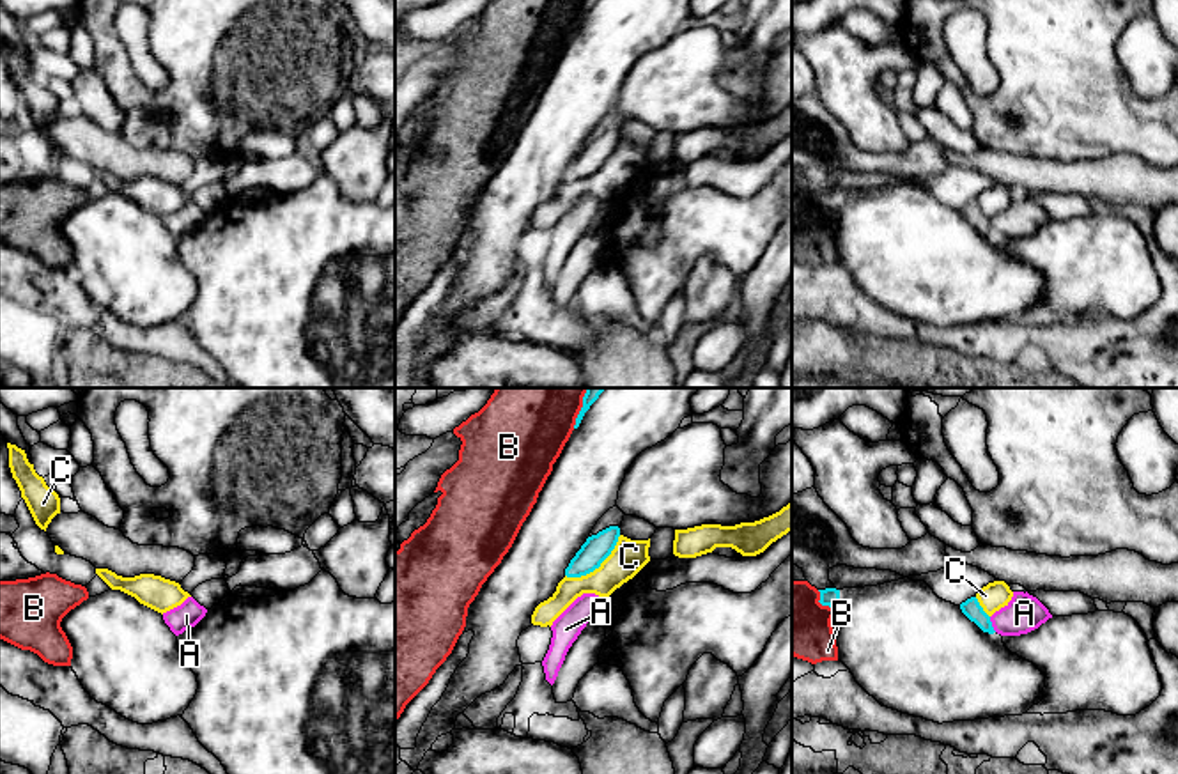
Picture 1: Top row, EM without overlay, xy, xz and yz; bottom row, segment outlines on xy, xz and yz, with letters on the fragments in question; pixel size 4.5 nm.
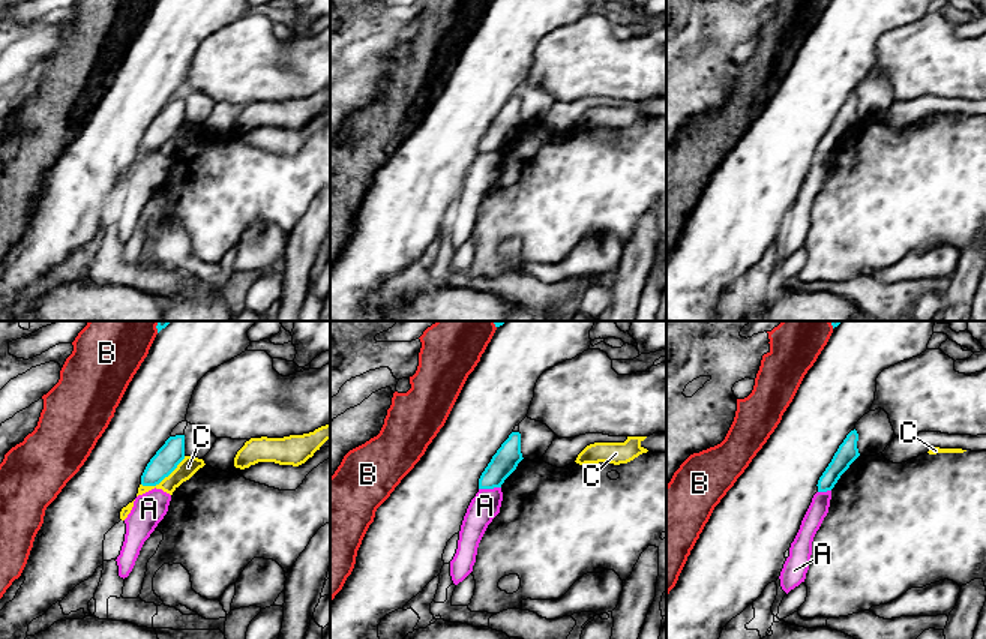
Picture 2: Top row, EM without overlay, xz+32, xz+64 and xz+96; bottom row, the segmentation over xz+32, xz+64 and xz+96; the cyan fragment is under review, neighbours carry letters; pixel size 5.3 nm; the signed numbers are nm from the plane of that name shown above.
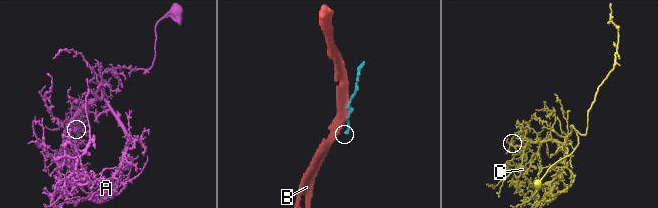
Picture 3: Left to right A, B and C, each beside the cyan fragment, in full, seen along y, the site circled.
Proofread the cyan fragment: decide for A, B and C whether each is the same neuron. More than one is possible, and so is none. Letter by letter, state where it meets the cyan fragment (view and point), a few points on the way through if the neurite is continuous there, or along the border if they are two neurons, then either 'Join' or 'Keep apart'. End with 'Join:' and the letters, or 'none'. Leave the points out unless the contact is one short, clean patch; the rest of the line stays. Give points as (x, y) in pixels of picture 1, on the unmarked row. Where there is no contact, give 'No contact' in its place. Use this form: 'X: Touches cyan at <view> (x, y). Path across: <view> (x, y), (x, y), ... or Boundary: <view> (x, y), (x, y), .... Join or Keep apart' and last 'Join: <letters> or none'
A: Touches cyan at yz (991, 227). Boundary: yz (989, 220), (996, 234). Keep apart
B: Touches cyan at yz (821, 206). Keep apart
C: Touches cyan at xz (597, 170). Boundary: xz (620, 139), (612, 156), (597, 170), (580, 179), (565, 179). Keep apart
Join: none

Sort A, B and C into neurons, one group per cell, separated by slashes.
A / B / C

